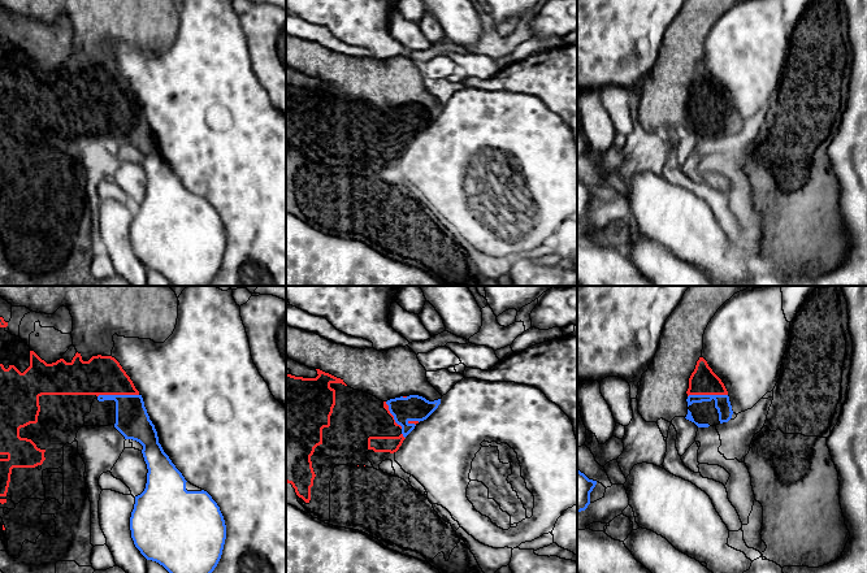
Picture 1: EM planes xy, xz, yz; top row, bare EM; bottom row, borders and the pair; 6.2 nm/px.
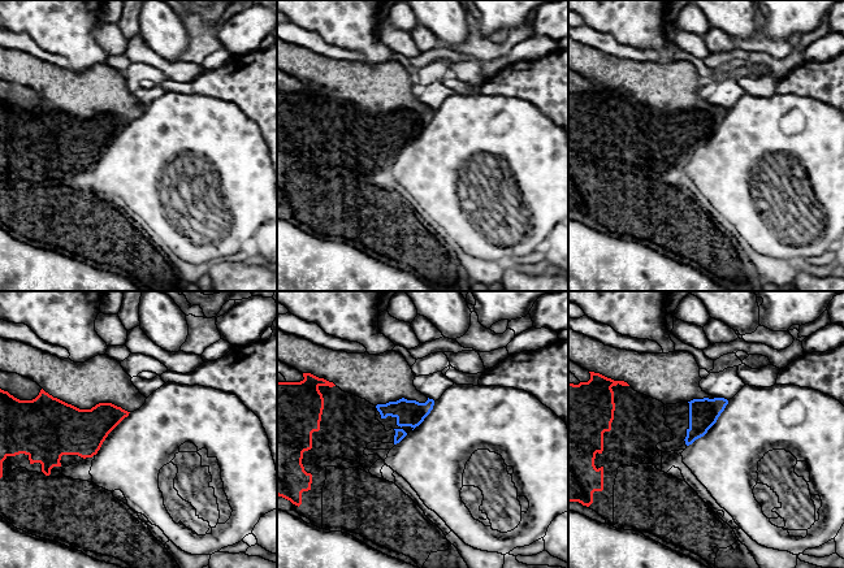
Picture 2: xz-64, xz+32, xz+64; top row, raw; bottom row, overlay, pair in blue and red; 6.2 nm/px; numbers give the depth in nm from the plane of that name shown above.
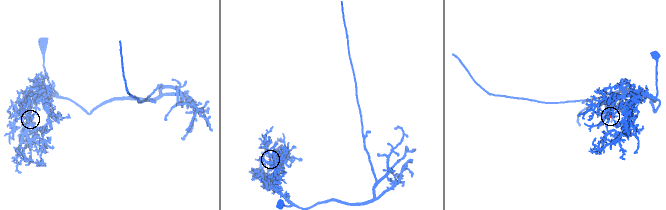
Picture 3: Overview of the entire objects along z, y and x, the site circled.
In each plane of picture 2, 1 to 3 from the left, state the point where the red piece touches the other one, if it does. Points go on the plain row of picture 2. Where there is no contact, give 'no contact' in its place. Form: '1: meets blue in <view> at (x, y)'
1: no contact
2: no contact
3: no contact

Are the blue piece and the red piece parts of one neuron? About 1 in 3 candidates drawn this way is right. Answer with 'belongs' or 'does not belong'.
does not belong

